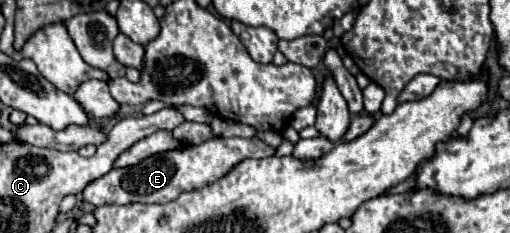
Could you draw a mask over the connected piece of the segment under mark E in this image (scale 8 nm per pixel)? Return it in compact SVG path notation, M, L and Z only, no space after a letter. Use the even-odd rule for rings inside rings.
M215 138L199 146L187 146L185 150L171 150L165 154L151 156L137 166L111 168L105 176L85 186L83 198L91 202L93 206L131 204L131 202L167 204L175 200L181 192L191 192L207 184L213 184L245 158L265 158L265 156L273 156L273 152L275 150L267 146L265 142L261 142L259 138L249 138L249 140L247 138Z

